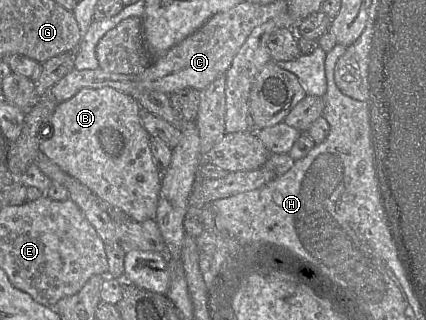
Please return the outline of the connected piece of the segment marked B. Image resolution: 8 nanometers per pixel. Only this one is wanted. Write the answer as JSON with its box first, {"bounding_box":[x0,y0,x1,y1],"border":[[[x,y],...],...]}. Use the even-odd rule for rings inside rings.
{"bounding_box":[40,88,162,222],"border":[[[83,88],[72,98],[57,105],[49,123],[51,133],[40,142],[41,155],[78,179],[100,201],[119,209],[136,222],[155,219],[162,179],[151,153],[150,135],[141,122],[141,111],[132,96],[116,89]]]}

